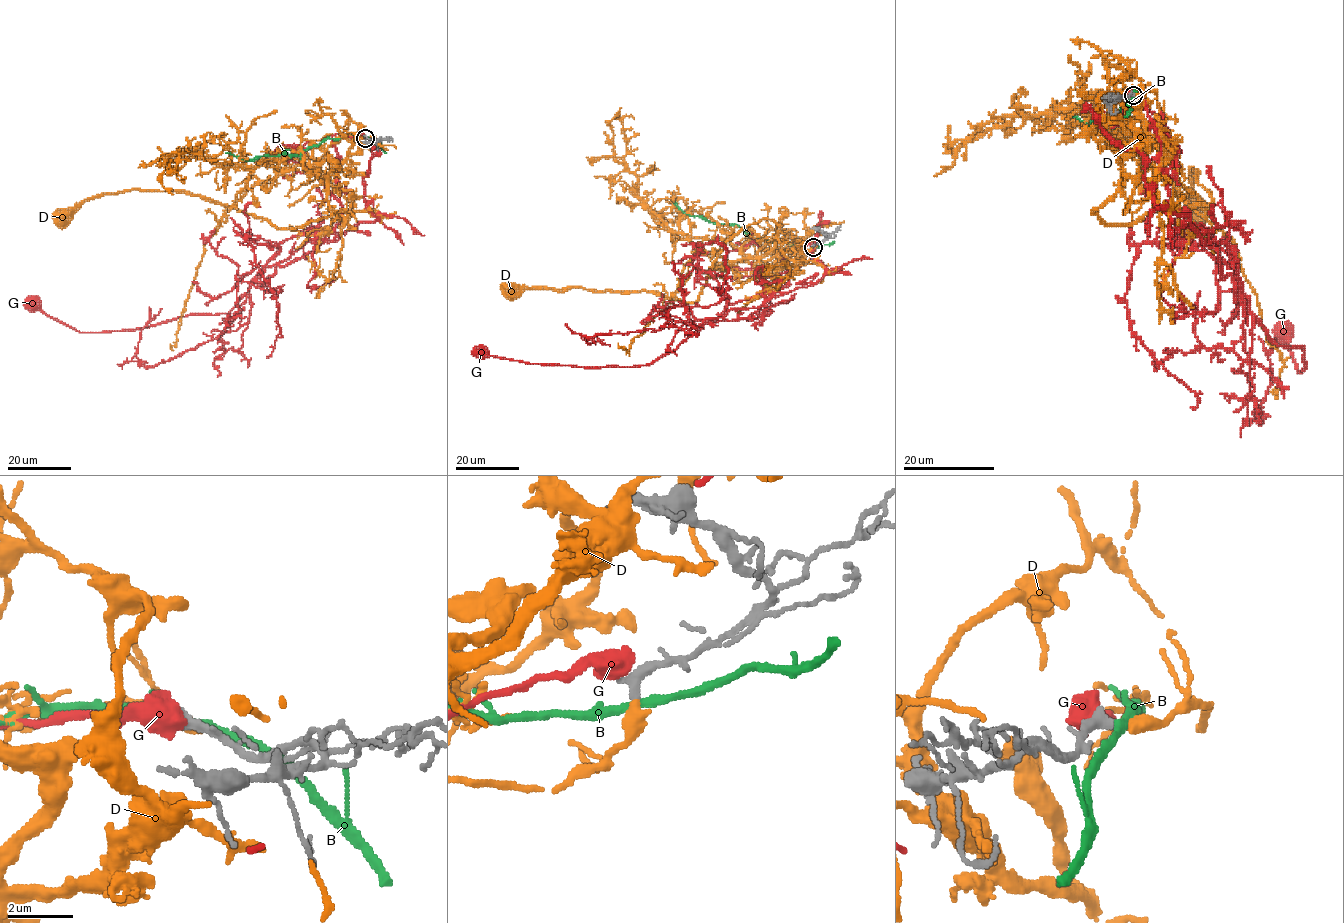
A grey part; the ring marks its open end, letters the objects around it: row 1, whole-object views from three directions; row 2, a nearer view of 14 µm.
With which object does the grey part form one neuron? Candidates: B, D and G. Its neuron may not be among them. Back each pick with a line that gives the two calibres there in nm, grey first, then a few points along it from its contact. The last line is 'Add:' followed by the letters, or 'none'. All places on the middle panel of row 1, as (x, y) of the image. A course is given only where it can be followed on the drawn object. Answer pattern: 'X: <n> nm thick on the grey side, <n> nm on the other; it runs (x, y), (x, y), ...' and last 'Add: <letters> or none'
D: 400 nm thick on the grey side, 440 nm on the other; it runs (814, 247), (767, 254), (779, 226), (744, 226), (694, 302), (509, 288)
Add: D

